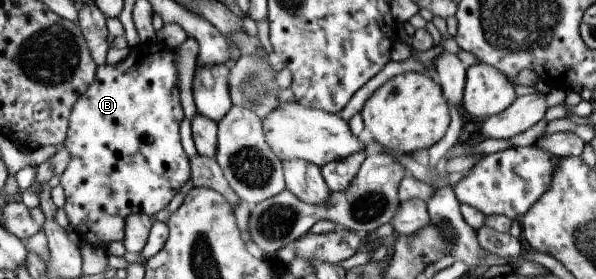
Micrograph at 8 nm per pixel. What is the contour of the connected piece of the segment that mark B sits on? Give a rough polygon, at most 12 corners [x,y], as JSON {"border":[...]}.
{"border":[[178,47],[99,66],[63,142],[83,244],[192,181]]}

